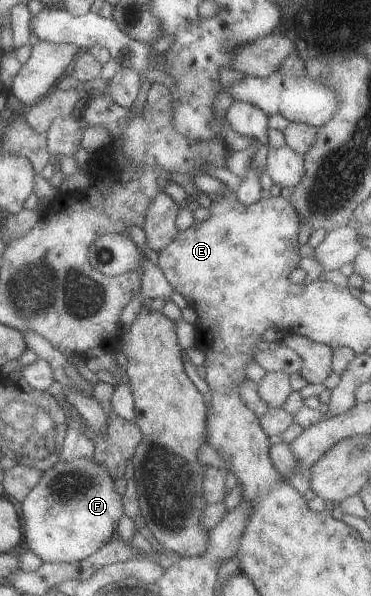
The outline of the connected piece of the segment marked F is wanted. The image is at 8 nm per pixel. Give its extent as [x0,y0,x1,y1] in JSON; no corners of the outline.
[20,458,123,562]

